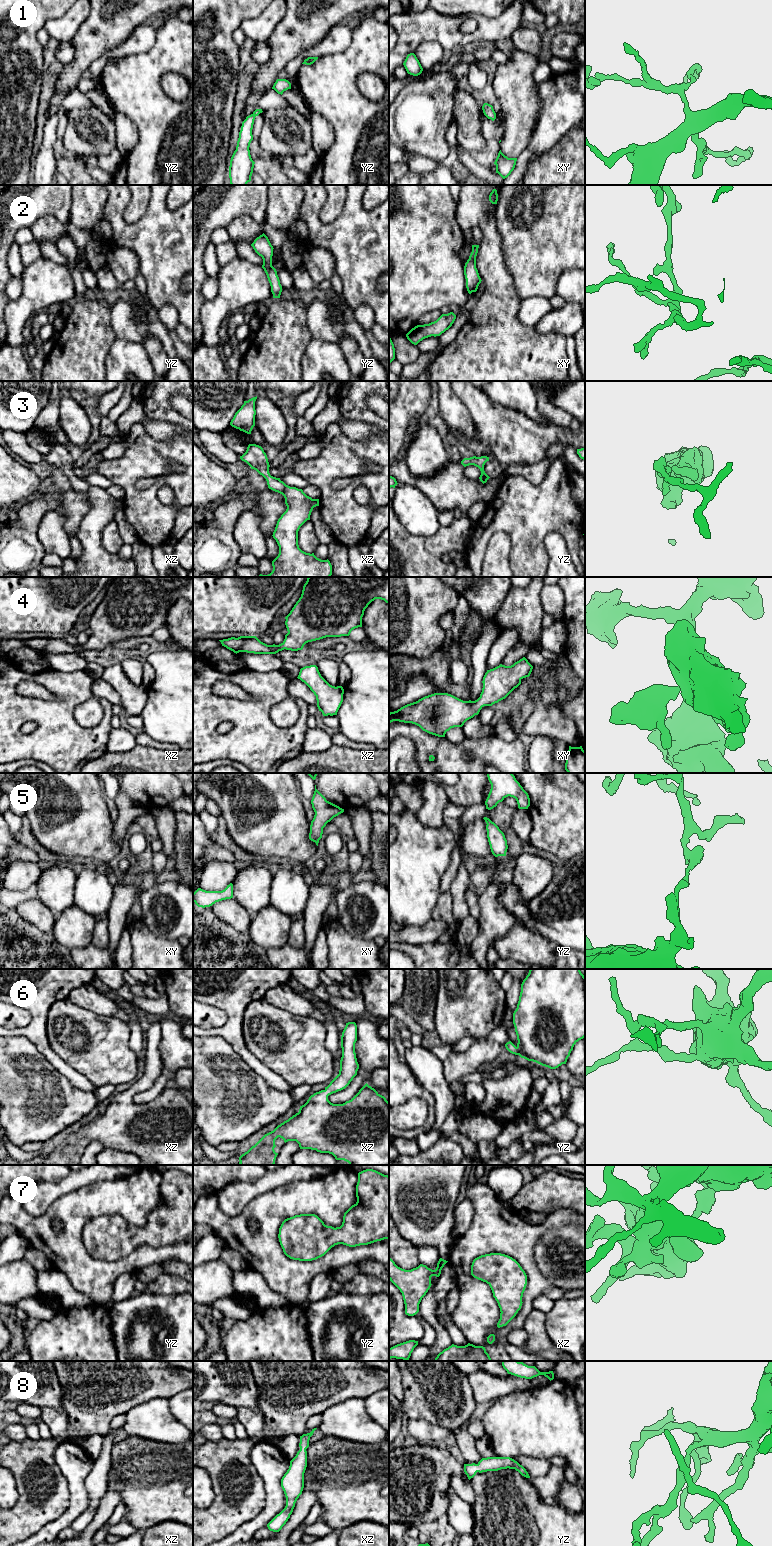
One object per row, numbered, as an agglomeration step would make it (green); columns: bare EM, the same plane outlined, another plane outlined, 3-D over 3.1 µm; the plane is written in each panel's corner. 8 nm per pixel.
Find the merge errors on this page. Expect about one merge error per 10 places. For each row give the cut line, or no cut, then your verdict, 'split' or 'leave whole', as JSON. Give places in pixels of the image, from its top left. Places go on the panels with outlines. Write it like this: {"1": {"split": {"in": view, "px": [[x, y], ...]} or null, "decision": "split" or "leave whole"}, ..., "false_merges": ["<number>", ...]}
{"1": {"split": null, "decision": "leave whole"}, "2": {"split": null, "decision": "leave whole"}, "3": {"split": null, "decision": "leave whole"}, "4": {"split": null, "decision": "leave whole"}, "5": {"split": null, "decision": "leave whole"}, "6": {"split": null, "decision": "leave whole"}, "7": {"split": null, "decision": "leave whole"}, "8": {"split": null, "decision": "leave whole"}, "false_merges": []}

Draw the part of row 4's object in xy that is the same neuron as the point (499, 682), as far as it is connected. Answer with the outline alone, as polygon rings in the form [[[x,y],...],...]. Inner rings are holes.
[[[525,657],[511,666],[500,664],[485,673],[482,692],[477,700],[463,701],[448,693],[434,693],[390,712],[389,723],[412,723],[429,734],[445,737],[447,731],[462,727],[484,706],[492,706],[505,699],[523,678],[530,676],[532,669]]]

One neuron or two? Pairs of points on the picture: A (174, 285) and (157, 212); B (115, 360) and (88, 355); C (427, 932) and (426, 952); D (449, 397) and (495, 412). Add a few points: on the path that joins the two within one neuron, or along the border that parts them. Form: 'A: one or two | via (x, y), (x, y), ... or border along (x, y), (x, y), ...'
A: one | via (164, 267), (164, 241), (160, 230)
B: two | border along (117, 338), (111, 345), (105, 358), (104, 370)
C: two | border along (438, 940), (432, 943), (421, 944), (403, 942)
D: two | border along (453, 391), (467, 409), (473, 421)

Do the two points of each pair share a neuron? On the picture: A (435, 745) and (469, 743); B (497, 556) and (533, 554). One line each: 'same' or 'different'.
A: same
B: different

